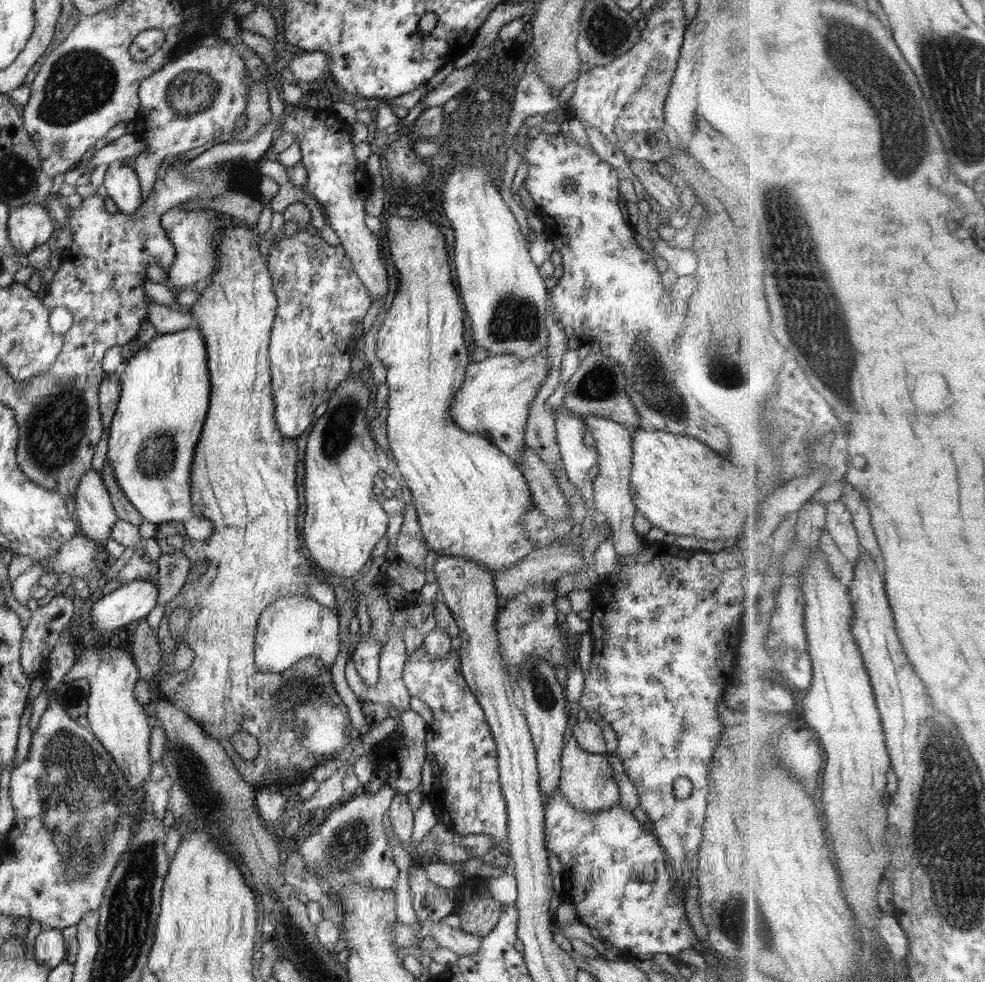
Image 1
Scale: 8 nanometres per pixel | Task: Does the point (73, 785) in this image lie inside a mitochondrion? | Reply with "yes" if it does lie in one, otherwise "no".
yes

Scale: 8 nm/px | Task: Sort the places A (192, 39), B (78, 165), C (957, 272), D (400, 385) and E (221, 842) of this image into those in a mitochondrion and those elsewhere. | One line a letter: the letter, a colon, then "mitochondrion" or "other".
A: other
B: other
C: other
D: other
E: other

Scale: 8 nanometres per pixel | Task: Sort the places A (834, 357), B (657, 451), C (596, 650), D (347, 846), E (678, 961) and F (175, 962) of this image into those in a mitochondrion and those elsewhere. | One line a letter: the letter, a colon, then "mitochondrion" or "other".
A: mitochondrion
B: other
C: other
D: mitochondrion
E: other
F: other

